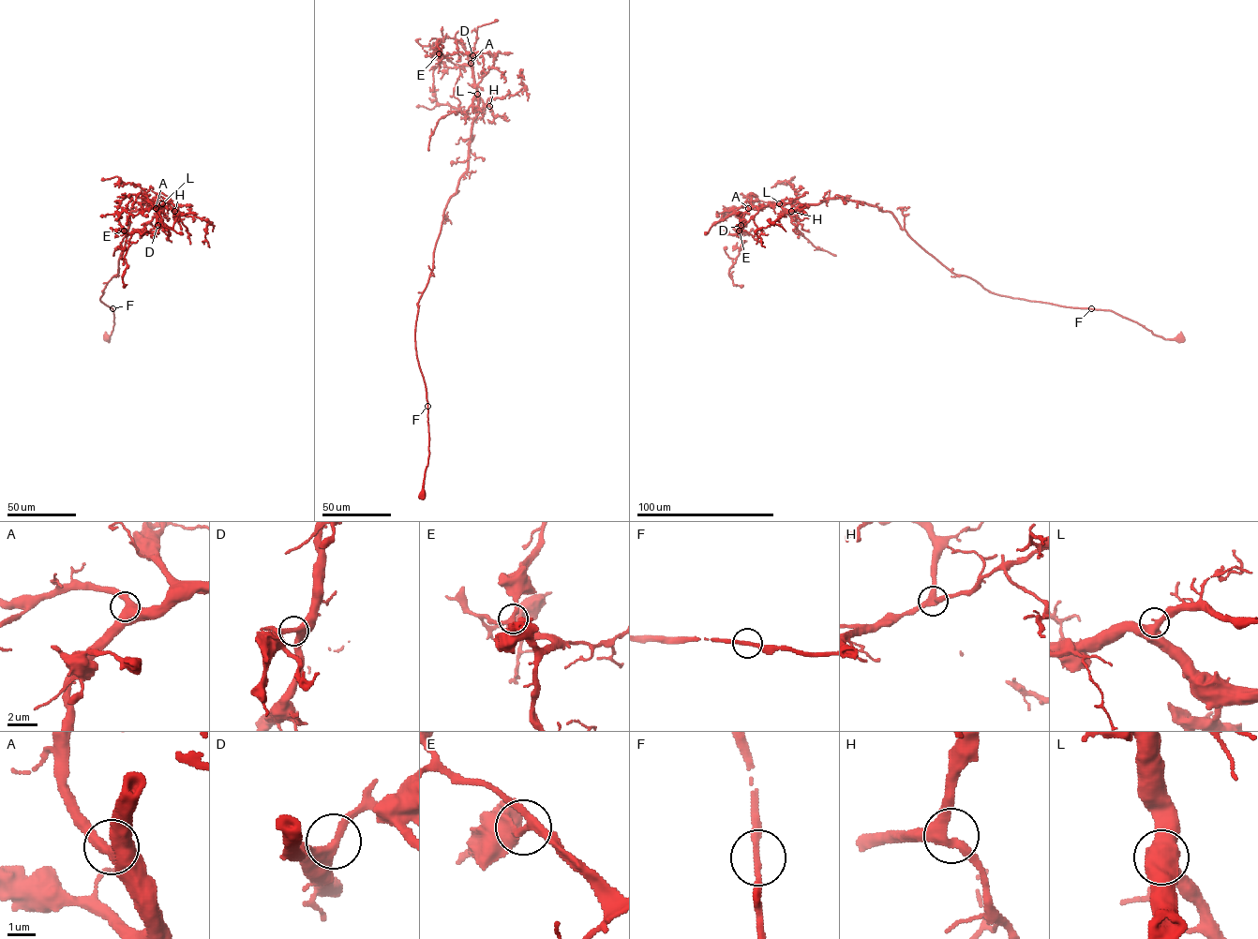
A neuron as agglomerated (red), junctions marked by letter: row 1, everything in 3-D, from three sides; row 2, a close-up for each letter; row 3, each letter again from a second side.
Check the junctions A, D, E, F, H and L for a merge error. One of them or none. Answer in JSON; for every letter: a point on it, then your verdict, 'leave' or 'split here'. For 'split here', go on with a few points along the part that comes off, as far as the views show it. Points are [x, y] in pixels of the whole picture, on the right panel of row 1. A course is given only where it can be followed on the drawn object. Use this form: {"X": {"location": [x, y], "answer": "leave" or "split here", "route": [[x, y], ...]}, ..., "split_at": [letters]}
{"A": {"location": [748, 208], "answer": "leave"}, "D": {"location": [741, 225], "answer": "leave"}, "E": {"location": [739, 231], "answer": "leave"}, "F": {"location": [1091, 308], "answer": "leave"}, "H": {"location": [791, 211], "answer": "leave"}, "L": {"location": [779, 203], "answer": "leave"}, "split_at": []}

